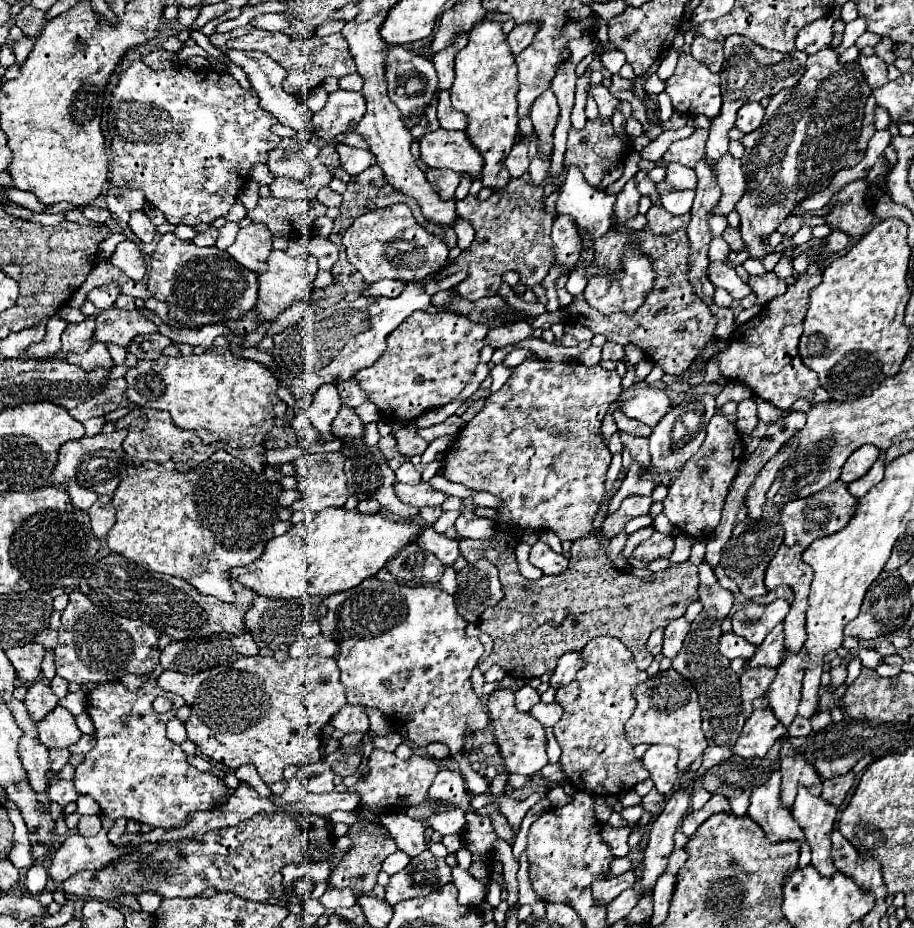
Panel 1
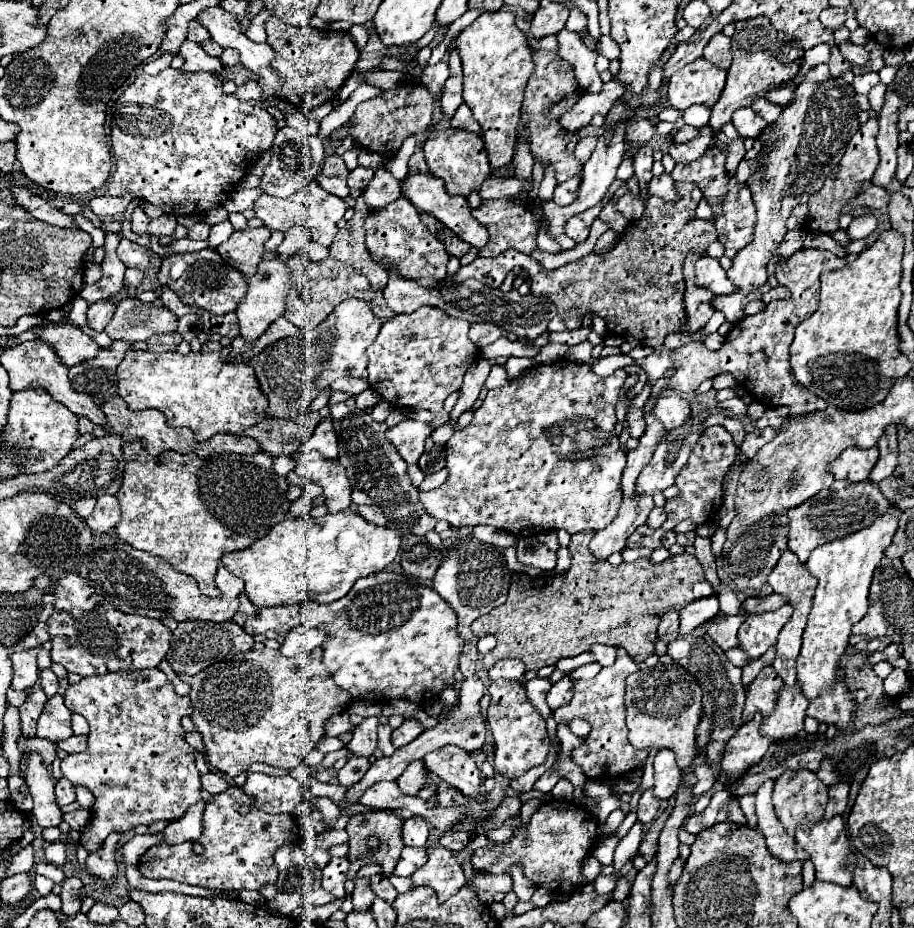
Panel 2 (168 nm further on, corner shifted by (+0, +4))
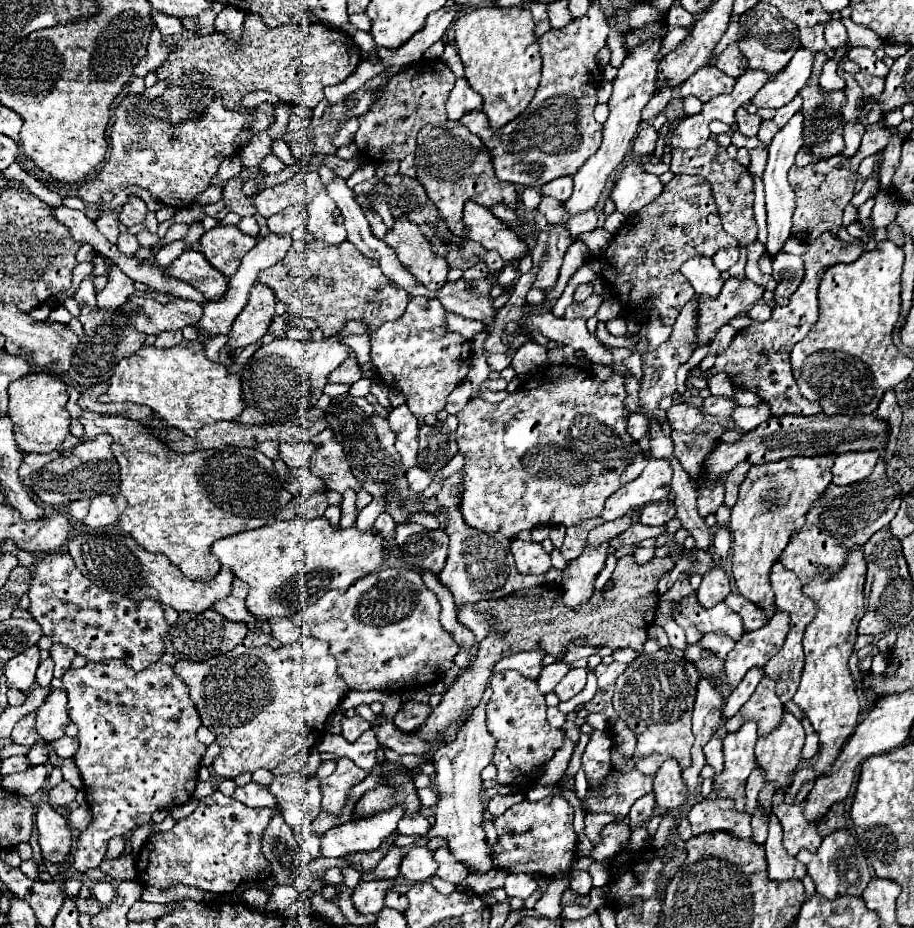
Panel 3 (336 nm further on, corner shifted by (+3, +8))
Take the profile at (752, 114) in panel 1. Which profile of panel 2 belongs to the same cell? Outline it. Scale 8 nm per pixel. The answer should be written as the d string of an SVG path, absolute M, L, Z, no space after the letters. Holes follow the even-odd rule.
M741 107L739 111L735 111L733 115L733 125L735 129L741 133L741 137L749 137L749 139L757 139L759 133L763 131L765 119L761 115L757 115L751 107Z

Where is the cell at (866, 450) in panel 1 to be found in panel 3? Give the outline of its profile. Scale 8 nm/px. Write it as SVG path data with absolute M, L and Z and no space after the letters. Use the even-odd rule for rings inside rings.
M876 449L850 451L844 455L838 455L834 461L834 467L832 467L832 483L850 485L850 483L866 479L872 473L878 459L880 459L880 453Z

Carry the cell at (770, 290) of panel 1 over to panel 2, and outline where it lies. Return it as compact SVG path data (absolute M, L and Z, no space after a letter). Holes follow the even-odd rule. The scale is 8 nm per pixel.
M779 285L779 287L775 287L775 289L771 289L769 293L765 293L765 295L763 295L763 303L771 303L771 301L781 301L781 299L789 299L789 297L791 297L791 293L787 291L787 287Z

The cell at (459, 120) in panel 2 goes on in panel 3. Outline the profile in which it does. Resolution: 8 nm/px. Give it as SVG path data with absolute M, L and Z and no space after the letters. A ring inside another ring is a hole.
M590 3L584 17L572 19L568 27L560 31L550 29L538 39L542 79L524 113L496 133L490 131L482 111L462 115L460 123L478 135L490 151L492 165L500 181L540 189L552 179L574 175L578 167L582 167L582 163L598 151L602 141L602 125L594 119L592 111L596 107L596 89L602 75L596 63L596 53L606 45L608 31L608 19L600 3Z

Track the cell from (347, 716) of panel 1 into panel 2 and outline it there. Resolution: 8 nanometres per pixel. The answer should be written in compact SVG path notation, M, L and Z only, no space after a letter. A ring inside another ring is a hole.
M367 717L361 725L357 725L353 739L347 743L347 751L353 757L371 757L377 749L377 717Z

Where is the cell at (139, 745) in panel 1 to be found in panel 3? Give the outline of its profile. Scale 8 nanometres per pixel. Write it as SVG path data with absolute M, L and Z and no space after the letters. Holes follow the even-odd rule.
M110 659L106 663L84 665L82 669L68 669L62 683L68 693L68 715L78 725L80 747L74 763L80 769L86 803L92 811L92 821L88 829L80 833L74 851L74 867L84 873L100 865L106 855L106 845L114 835L126 835L150 823L156 809L174 809L190 801L206 745L196 739L200 717L188 695L188 687L174 675L174 669L162 661L134 671L124 661Z

